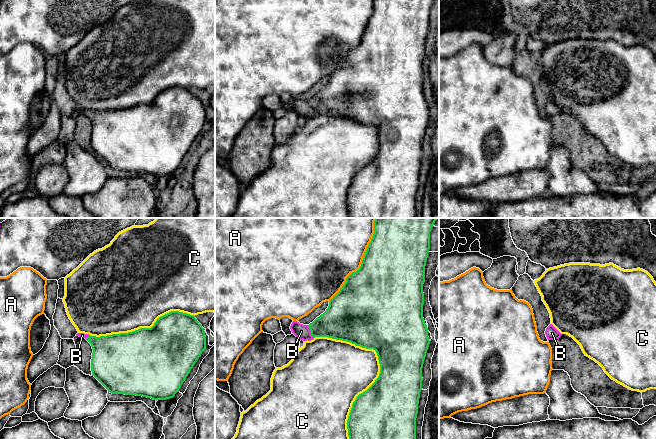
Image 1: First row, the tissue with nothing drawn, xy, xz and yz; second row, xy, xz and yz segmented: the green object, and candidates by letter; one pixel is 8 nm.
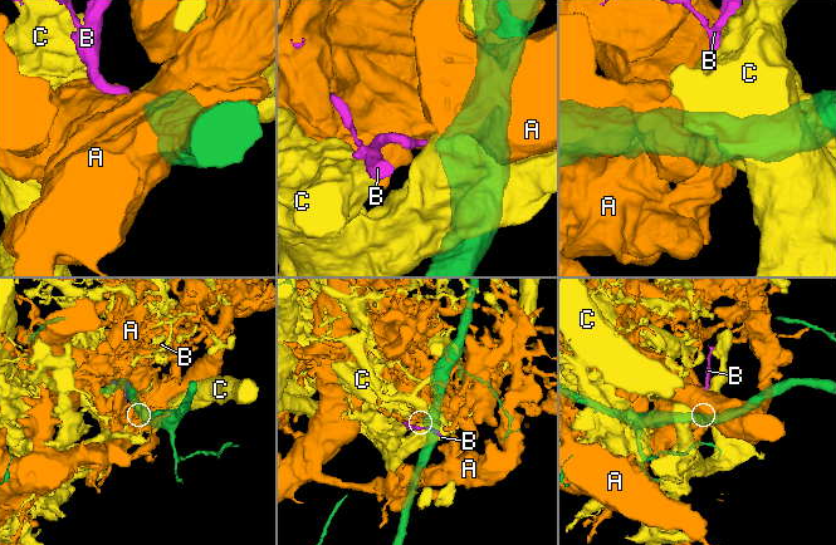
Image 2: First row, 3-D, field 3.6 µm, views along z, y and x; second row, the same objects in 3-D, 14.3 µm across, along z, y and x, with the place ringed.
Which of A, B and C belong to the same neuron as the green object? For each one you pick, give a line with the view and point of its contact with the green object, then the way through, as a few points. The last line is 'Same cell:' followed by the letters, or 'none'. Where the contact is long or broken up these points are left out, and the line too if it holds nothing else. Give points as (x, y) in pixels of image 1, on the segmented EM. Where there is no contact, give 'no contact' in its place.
B: meets green in xz at (310, 330); runs through xz (339, 321), (310, 330), (301, 331)
Same cell: B

